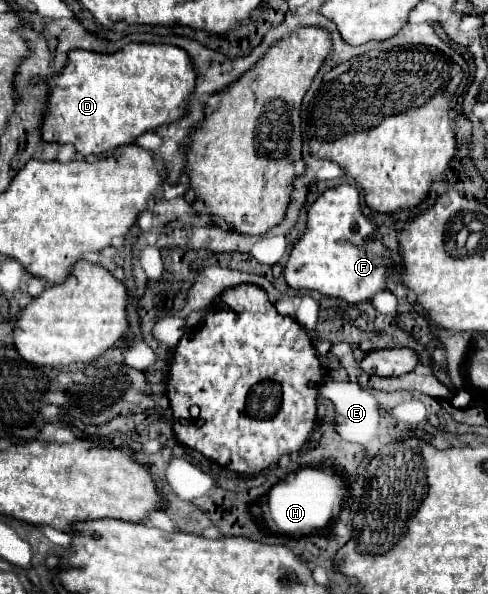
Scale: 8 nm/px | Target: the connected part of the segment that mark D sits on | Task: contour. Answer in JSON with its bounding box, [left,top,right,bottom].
[42,44,196,156]

